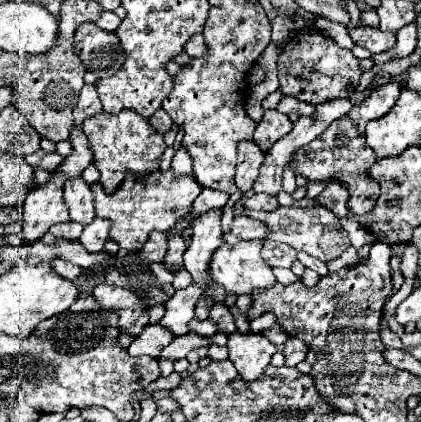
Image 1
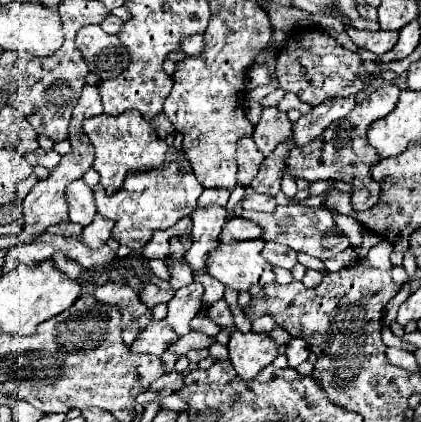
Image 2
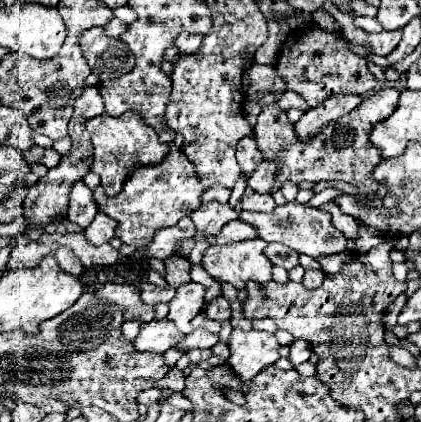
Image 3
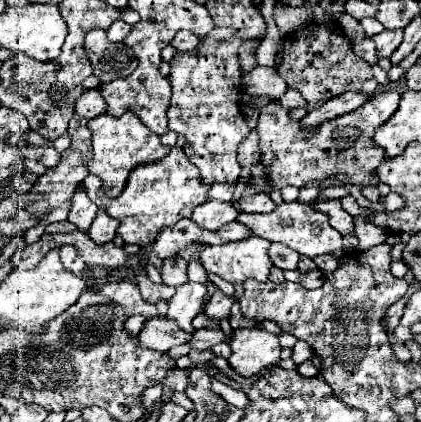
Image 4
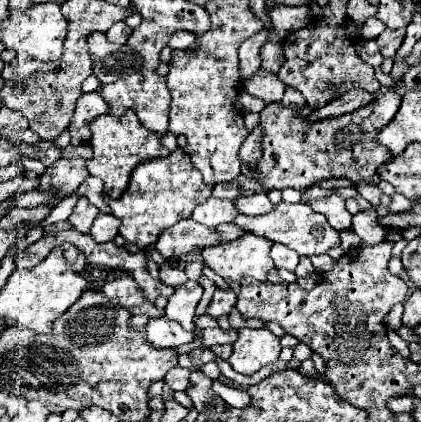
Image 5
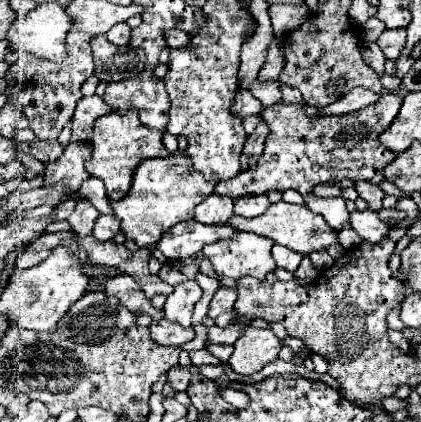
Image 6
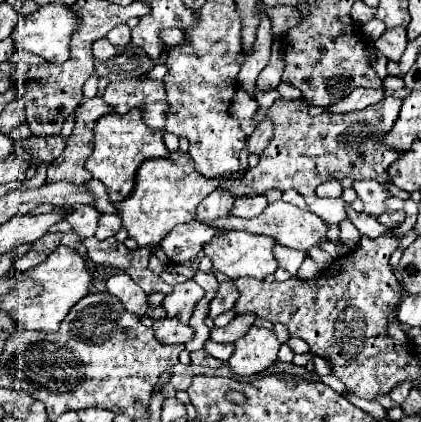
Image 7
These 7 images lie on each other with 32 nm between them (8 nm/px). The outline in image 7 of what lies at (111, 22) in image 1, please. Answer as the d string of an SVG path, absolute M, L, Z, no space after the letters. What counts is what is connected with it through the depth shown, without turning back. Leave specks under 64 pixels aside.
M120 24L120 26L112 28L106 38L108 38L112 44L116 44L116 46L128 44L128 42L130 42L130 28L128 28L128 24Z

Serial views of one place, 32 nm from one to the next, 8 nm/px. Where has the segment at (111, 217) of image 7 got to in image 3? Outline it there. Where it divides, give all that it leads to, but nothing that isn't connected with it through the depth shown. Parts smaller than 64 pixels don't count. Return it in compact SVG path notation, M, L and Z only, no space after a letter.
M98 212L94 222L84 230L84 236L92 246L102 246L114 236L114 226L116 226L116 220Z

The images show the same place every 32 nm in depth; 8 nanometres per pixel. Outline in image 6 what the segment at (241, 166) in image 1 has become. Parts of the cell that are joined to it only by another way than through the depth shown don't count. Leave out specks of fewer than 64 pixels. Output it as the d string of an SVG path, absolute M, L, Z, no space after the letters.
M260 122L256 126L256 130L246 138L244 142L244 148L242 148L242 154L246 158L260 158L262 156L262 148L264 148L264 136L268 134L268 128L264 128L264 124Z

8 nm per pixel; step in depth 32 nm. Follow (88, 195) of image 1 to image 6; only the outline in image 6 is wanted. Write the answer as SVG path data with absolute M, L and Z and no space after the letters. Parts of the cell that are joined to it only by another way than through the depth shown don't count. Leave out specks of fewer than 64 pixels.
M78 200L74 212L68 216L68 222L76 234L88 236L92 234L92 224L96 222L96 216L100 216L100 212L88 200Z

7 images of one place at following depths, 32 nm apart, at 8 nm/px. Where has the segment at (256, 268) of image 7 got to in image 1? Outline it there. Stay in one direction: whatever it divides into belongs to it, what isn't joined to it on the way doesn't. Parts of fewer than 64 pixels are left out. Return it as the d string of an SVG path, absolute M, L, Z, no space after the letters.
M238 242L234 246L222 244L212 256L212 280L224 286L226 294L242 296L254 290L272 288L276 278L272 268L260 256L262 242Z

